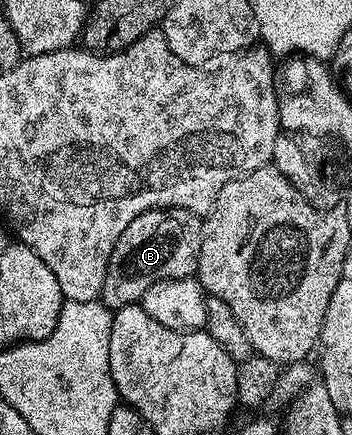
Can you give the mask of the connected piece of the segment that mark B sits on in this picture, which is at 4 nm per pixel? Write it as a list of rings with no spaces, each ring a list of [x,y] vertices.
[[[152,209],[131,219],[127,231],[119,235],[115,251],[111,251],[99,298],[101,304],[114,311],[136,305],[151,283],[194,276],[201,254],[202,224],[198,214],[186,209]]]

